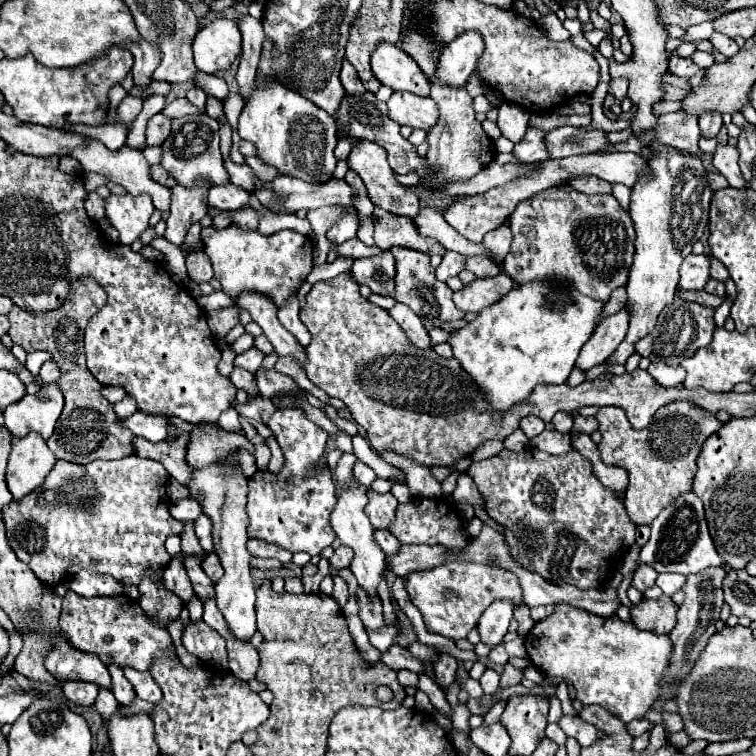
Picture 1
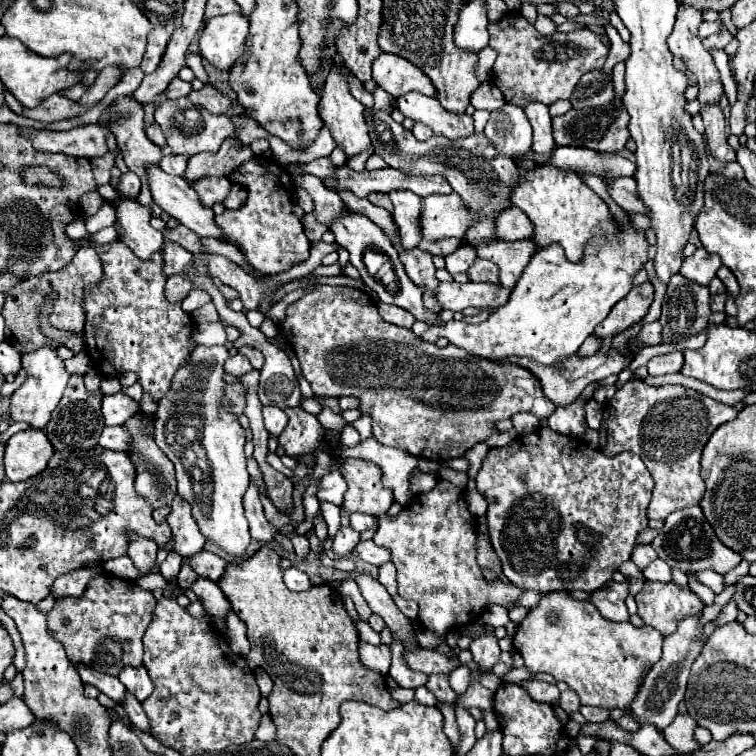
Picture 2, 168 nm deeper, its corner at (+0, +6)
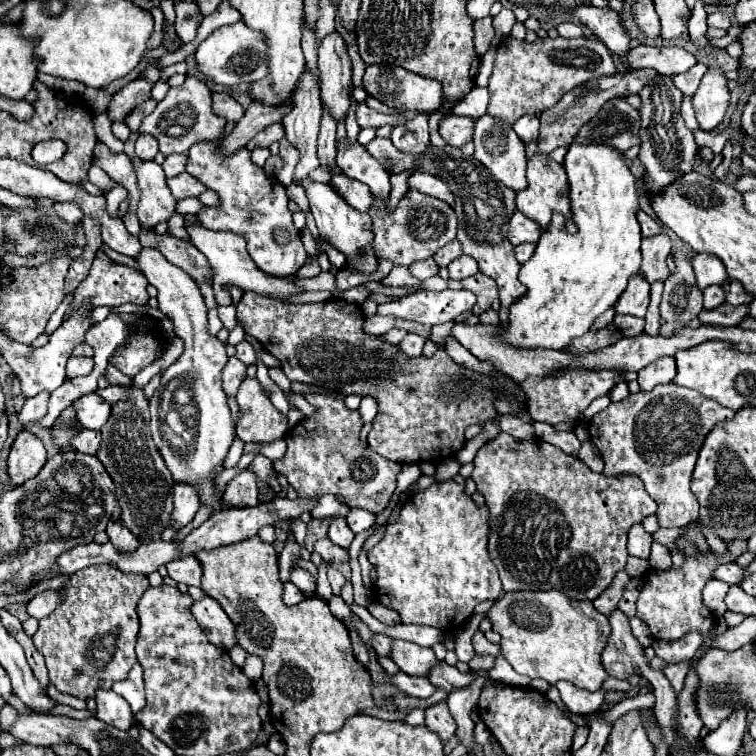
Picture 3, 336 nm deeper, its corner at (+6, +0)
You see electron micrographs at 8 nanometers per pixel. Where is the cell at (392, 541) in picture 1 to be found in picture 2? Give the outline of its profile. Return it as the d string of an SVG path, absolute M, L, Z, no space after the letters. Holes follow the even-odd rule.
M352 513L350 515L350 525L356 531L364 531L364 529L370 529L374 525L374 517L372 515L364 515L364 513Z

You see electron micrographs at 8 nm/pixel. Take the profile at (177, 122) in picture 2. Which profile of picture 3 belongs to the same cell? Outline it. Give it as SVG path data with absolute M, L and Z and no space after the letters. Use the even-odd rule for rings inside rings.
M188 75L186 83L180 87L172 87L166 93L166 97L156 105L156 109L142 121L140 131L154 135L164 155L186 153L194 143L200 143L200 141L210 141L210 143L218 141L224 133L226 121L212 113L210 95L212 91L208 89L208 85L202 79Z

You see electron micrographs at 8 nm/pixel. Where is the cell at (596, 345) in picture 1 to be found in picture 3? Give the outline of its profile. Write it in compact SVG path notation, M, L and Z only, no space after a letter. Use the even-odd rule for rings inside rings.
M632 275L626 291L622 293L622 299L618 299L614 309L618 315L644 317L648 301L650 301L650 283L640 279L640 275Z

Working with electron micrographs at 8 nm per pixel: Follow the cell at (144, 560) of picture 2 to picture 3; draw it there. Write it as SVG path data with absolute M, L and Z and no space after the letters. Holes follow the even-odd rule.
M110 521L108 527L106 527L106 533L110 537L110 543L114 543L114 547L124 551L124 553L136 551L140 547L138 539L120 521Z

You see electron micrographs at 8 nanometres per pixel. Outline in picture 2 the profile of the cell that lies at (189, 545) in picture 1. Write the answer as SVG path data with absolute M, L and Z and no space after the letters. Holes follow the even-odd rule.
M182 565L180 575L178 575L178 585L180 585L182 589L188 589L196 579L198 579L196 571L194 571L194 569L188 569L188 565Z

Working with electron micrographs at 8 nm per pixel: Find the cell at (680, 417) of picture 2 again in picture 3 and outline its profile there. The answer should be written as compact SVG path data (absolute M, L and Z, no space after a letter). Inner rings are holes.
M668 383L668 385L658 385L652 391L640 391L636 395L628 395L624 401L610 403L608 409L600 411L590 419L590 441L598 447L606 463L604 465L606 477L634 473L644 481L646 491L650 491L650 495L658 503L656 517L660 527L684 527L698 519L698 499L690 491L690 479L700 447L716 423L730 421L732 417L734 417L732 409L722 407L720 403L700 395L698 391Z

